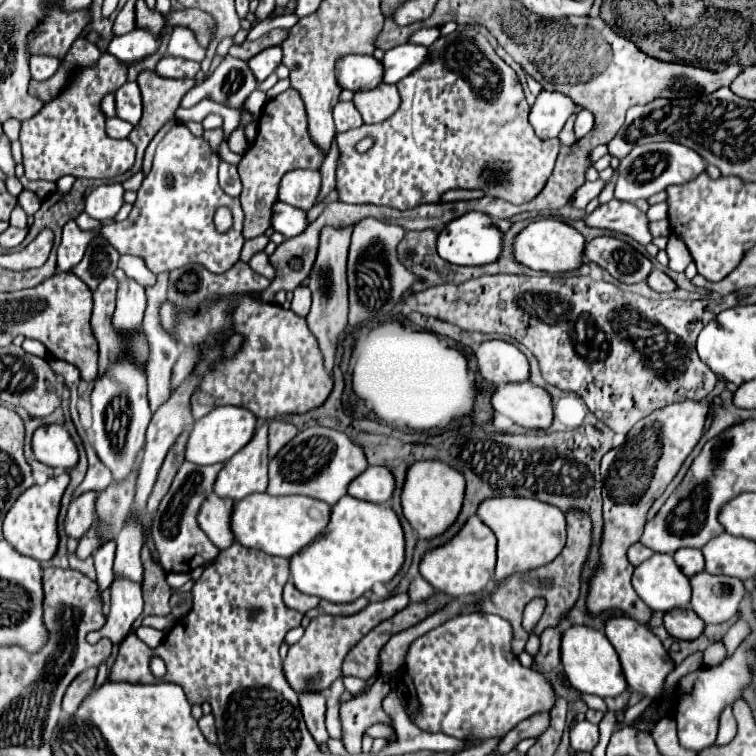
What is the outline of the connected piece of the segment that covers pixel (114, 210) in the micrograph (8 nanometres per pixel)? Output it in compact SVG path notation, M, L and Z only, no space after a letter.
M106 184L92 190L86 198L86 214L96 220L112 220L122 208L122 184Z

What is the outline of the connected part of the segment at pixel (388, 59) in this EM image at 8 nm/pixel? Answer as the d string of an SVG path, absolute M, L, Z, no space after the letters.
M402 44L396 48L386 50L382 64L384 64L384 80L386 84L396 84L404 76L412 74L420 64L428 60L428 48L420 48L418 44Z

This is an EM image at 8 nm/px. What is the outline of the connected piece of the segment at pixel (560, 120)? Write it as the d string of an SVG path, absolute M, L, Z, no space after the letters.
M542 90L530 110L530 124L538 138L556 138L566 120L576 112L576 102L562 92Z

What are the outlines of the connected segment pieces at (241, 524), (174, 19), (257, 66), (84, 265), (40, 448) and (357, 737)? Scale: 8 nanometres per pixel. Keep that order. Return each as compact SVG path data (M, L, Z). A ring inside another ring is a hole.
M252 494L246 496L244 500L234 504L232 512L232 532L236 540L246 546L246 548L256 548L262 550L270 556L282 556L290 558L300 548L304 548L308 542L312 542L324 528L328 526L328 516L330 516L332 506L314 500L310 496L268 496L264 494Z
M178 10L178 12L172 12L168 16L168 22L170 26L184 26L184 28L190 28L194 34L196 34L196 40L206 48L208 46L208 36L212 34L212 18L202 12L202 10Z
M272 46L272 48L266 48L264 52L256 54L254 58L250 58L248 66L254 72L256 80L262 82L264 78L268 78L278 68L280 62L282 62L282 48L280 46Z
M96 236L96 240L92 240L92 244L88 246L82 262L72 268L72 272L94 292L104 276L114 274L114 270L118 268L118 258L120 254L116 252L116 248L112 248L112 244L104 244L104 240Z
M58 424L42 426L34 432L32 452L38 462L52 468L70 470L78 464L78 448L68 430Z
M386 676L374 682L368 694L350 698L340 704L340 724L342 724L342 744L350 754L362 754L362 734L368 726L376 722L388 722L390 716L382 710L382 698L390 692Z

